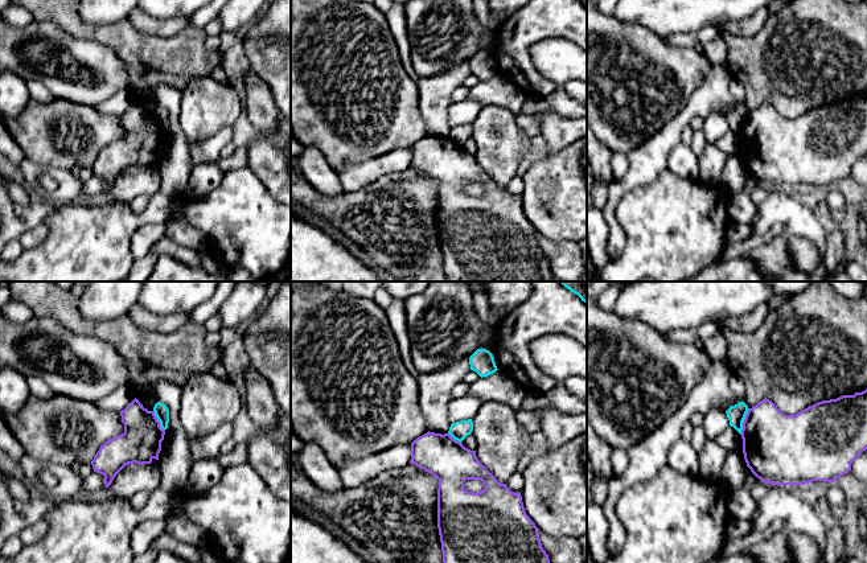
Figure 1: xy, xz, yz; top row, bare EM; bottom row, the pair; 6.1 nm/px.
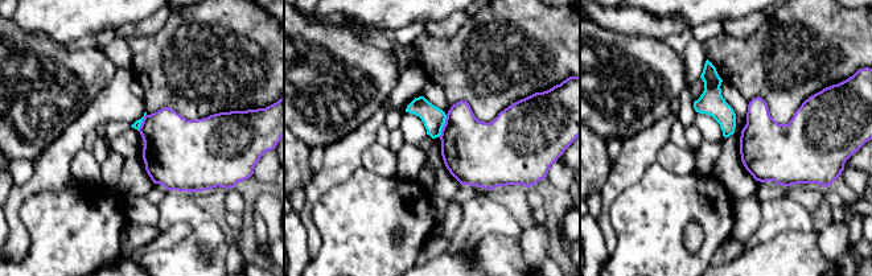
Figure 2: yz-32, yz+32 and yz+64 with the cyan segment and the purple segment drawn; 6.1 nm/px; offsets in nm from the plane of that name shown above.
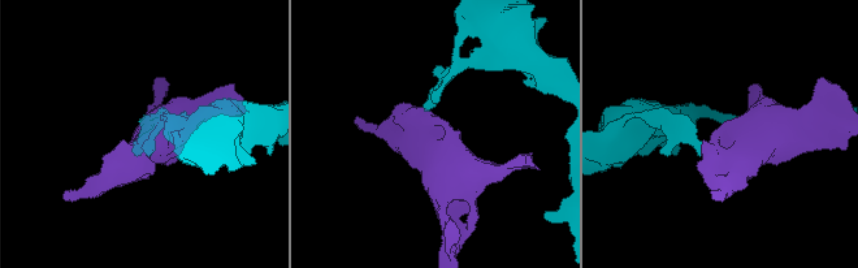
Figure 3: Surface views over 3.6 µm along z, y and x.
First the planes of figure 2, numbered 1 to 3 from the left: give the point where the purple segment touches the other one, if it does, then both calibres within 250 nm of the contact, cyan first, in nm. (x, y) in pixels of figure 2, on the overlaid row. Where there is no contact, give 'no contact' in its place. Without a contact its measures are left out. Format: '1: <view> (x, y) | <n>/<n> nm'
1: yz-32 (142, 122) | 50/360 nm
2: yz+32 (443, 126) | 140/380 nm
3: no contact

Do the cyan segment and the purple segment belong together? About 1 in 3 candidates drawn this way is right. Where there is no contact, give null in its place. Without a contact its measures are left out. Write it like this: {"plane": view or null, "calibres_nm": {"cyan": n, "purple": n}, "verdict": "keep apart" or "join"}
{"plane": "yz", "calibres_nm": {"cyan": 110, "purple": 400}, "verdict": "keep apart"}

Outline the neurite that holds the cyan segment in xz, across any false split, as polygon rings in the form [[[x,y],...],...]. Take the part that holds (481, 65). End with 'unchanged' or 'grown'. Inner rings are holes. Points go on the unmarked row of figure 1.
[[[477,53],[469,61],[469,69],[471,74],[476,75],[481,82],[498,74],[493,58],[486,53]]] | unchanged

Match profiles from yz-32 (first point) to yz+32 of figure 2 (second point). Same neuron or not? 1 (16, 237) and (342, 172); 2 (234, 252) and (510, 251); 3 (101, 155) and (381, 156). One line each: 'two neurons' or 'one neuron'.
1: one neuron
2: two neurons
3: two neurons

